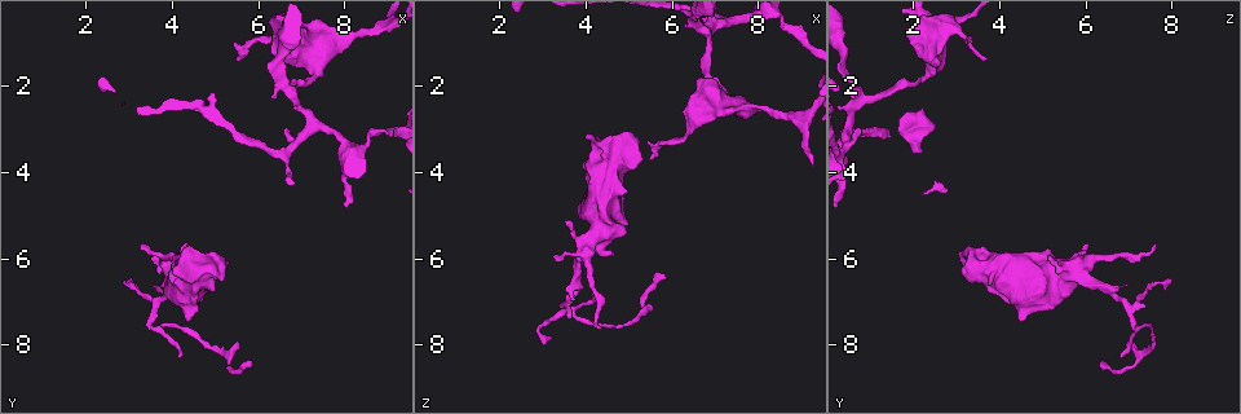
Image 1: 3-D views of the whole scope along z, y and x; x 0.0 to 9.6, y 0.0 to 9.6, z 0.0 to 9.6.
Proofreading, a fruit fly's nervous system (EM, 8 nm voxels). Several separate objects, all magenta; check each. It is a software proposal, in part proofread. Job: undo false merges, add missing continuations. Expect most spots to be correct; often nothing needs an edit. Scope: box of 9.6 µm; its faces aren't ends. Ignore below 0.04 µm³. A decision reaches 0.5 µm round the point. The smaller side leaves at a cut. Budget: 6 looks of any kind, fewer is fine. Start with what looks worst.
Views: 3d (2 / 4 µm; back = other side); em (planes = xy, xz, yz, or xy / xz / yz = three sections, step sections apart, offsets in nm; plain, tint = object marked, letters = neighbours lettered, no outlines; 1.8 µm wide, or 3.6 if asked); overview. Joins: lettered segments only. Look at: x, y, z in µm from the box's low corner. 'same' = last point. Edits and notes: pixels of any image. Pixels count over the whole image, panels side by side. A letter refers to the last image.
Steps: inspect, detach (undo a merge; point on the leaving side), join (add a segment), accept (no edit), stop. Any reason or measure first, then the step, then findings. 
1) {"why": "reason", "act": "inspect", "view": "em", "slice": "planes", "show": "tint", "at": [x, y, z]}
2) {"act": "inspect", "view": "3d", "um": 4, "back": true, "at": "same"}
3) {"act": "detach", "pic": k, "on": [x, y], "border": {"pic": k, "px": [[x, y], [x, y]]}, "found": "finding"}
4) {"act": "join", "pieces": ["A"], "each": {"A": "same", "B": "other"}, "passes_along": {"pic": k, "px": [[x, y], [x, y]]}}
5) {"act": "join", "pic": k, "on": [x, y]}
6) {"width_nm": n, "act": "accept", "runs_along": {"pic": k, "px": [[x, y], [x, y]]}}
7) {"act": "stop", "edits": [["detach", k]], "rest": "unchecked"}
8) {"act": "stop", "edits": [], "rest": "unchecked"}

{"why": "thick end", "act": "inspect", "view": "em", "slice": "planes", "show": "letters", "at": [4.05, 6.25, 3.15]}

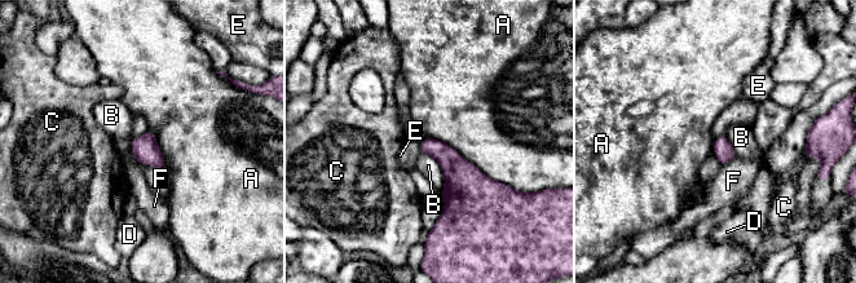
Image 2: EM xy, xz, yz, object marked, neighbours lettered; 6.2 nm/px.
{"act": "accept", "each": {"A": "other", "B": "other", "C": "other", "D": "other", "E": "other", "F": "other"}, "border": {"pic": 2, "px": [[426, 136], [510, 185]]}, "found": "none of them fits"}

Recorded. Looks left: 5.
{"why": "three arms meet", "act": "inspect", "view": "em", "slice": "xy", "step": 8, "show": "tint", "at": [6.80, 2.20, 0.75]}

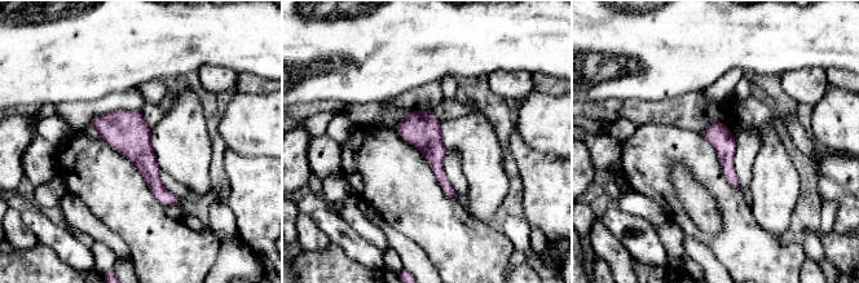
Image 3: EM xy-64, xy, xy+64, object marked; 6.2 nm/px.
{"act": "inspect", "view": "em", "slice": "planes", "show": "tint", "at": "same"}

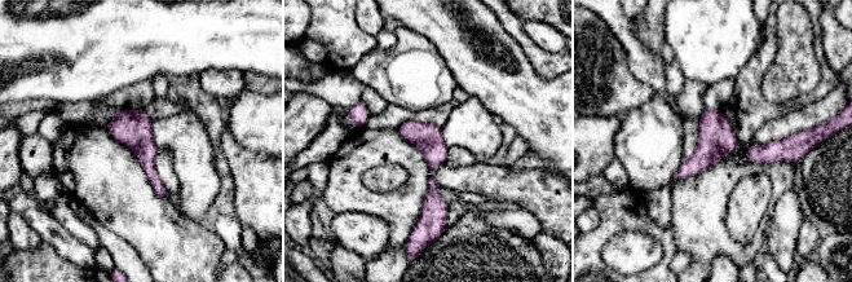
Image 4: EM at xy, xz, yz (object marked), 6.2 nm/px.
{"act": "inspect", "view": "em", "slice": "planes", "show": "letters", "at": "same"}

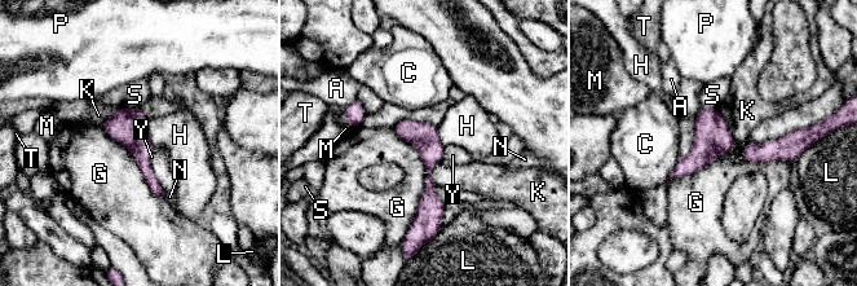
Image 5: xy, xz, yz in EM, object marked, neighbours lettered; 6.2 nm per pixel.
{"width_nm": 180, "longest_contact_nm": ["G", 420], "act": "accept", "each": {"A": "other", "C": "other", "G": "other", "H": "other", "K": "other", "L": "other", "M": "other", "N": "other", "P": "other", "S": "other", "T": "other", "Y": "other"}, "found": "all the same neuron"}

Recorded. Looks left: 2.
{"act": "inspect", "view": "em", "slice": "planes", "show": "letters", "at": [4.35, 5.60, 7.55]}

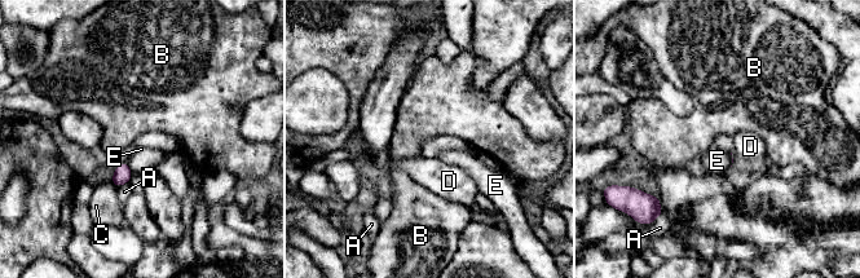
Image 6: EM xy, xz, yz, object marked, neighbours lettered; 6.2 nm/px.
{"act": "accept", "each": {"A": "other", "B": "other", "C": "other", "D": "other", "E": "other"}, "border": {"pic": 6, "px": [[126, 160], [133, 173]]}, "found": "no lettered segment goes on from it"}

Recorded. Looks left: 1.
{"act": "stop", "edits": [], "rest": "unchecked"}

